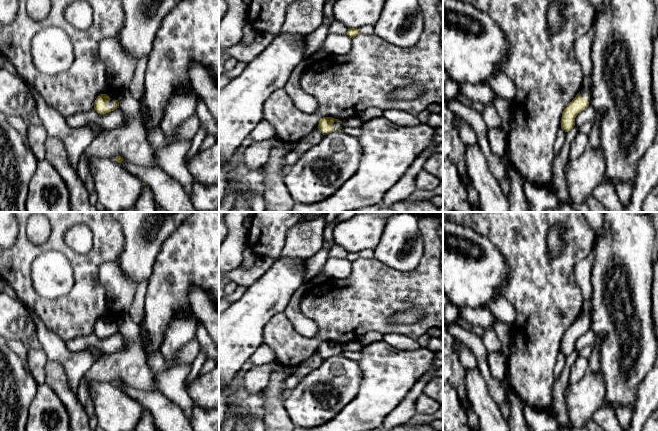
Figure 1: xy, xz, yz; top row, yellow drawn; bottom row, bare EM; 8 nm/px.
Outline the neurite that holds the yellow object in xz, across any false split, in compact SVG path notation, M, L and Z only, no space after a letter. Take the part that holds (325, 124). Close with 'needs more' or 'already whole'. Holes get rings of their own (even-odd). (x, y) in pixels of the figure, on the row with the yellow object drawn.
M323 117L320 119L319 124L318 124L318 129L322 132L323 135L325 135L324 133L326 132L327 134L335 132L335 130L333 129L333 124L334 122L337 121L340 124L342 124L342 121L339 119L335 119L332 117Z; already whole

